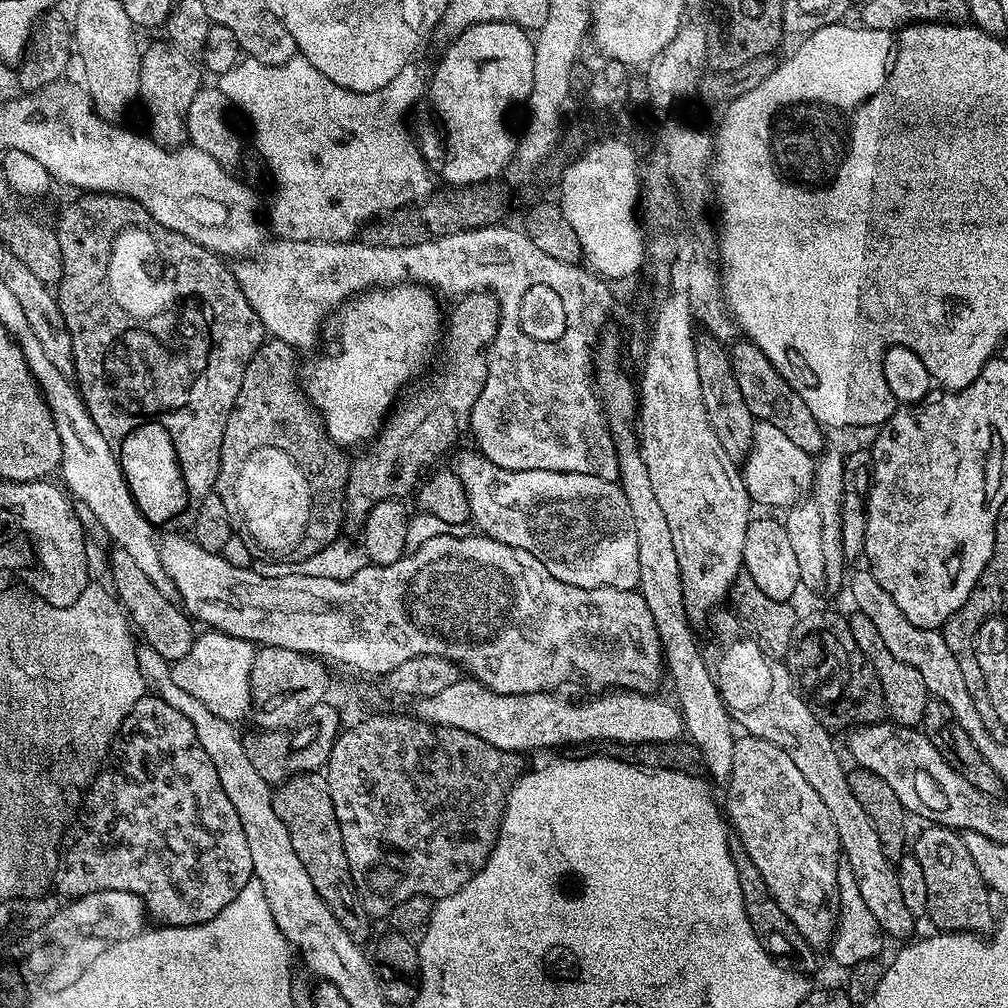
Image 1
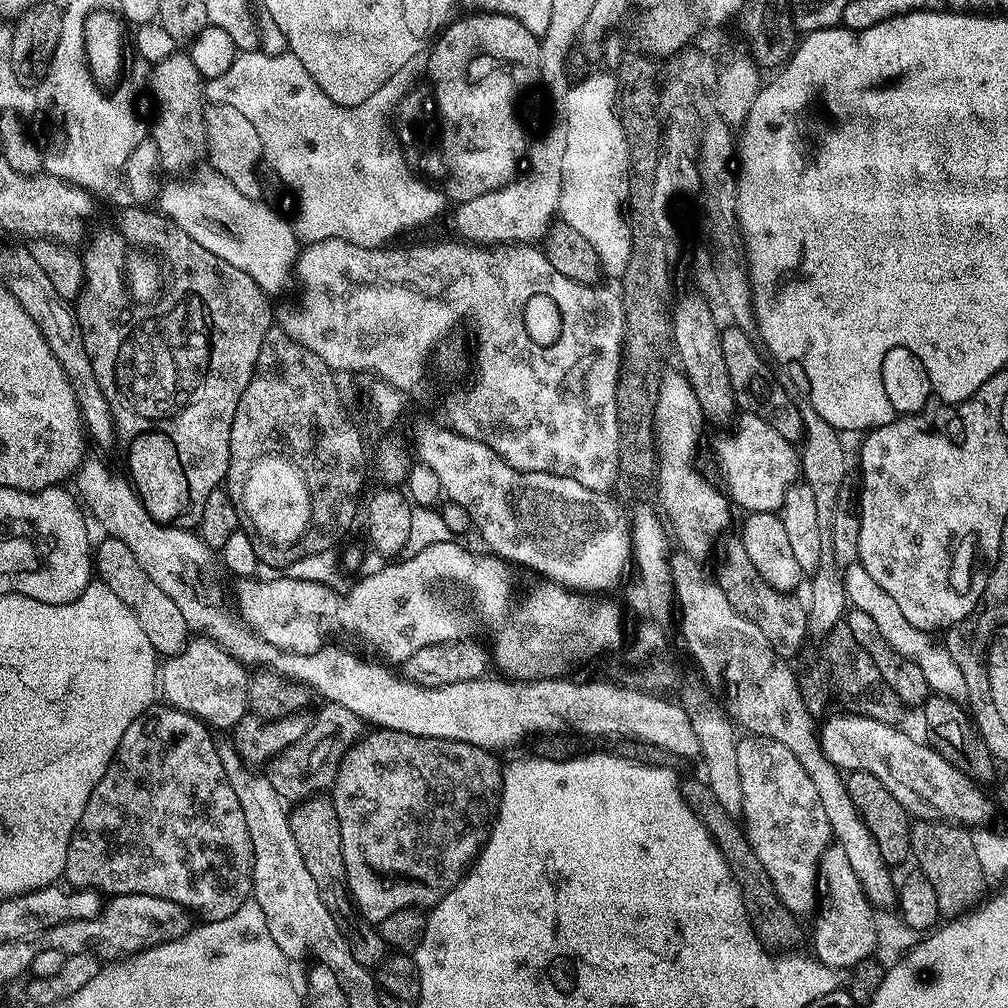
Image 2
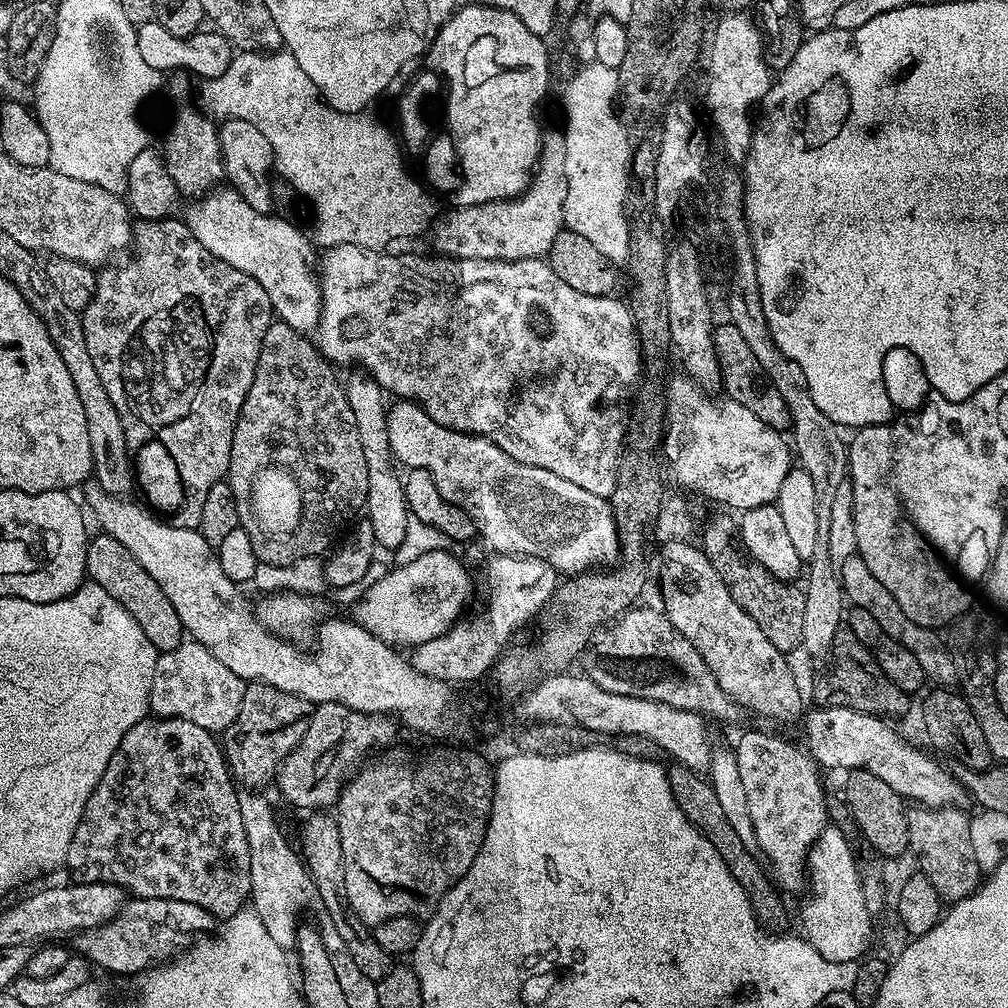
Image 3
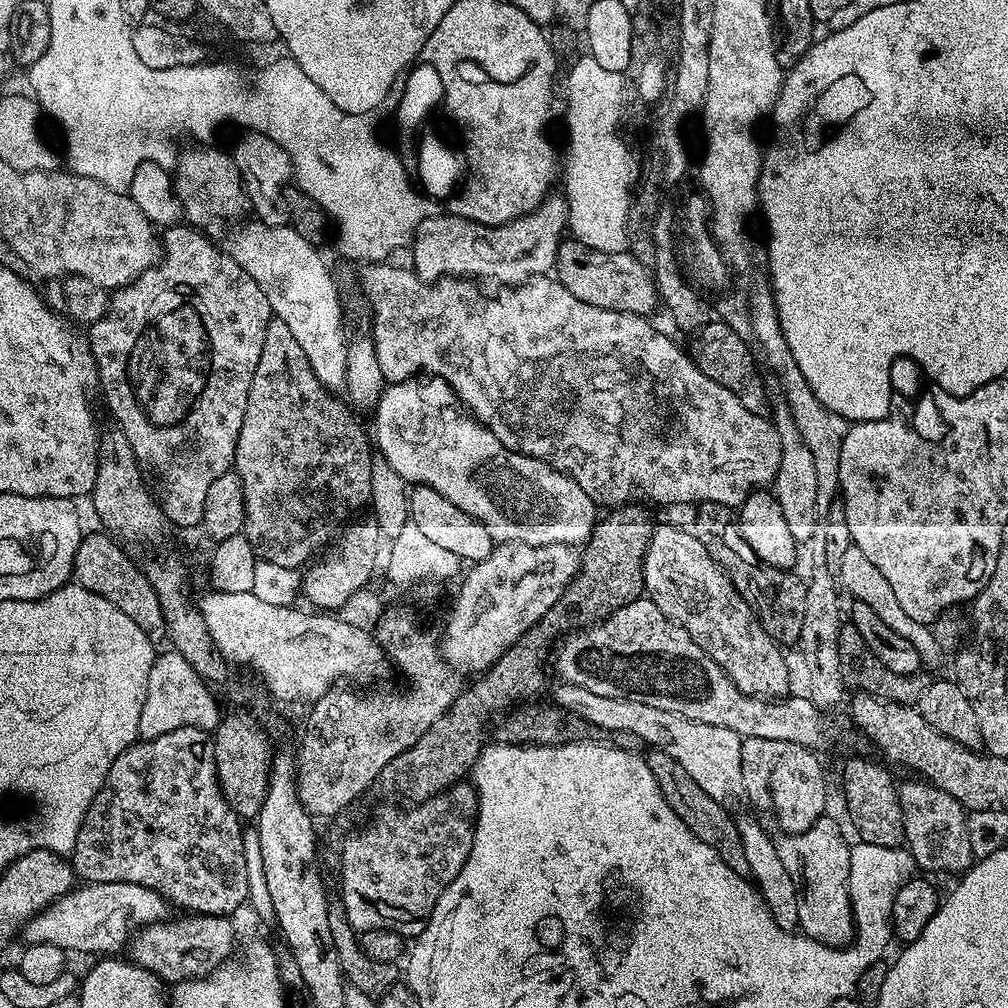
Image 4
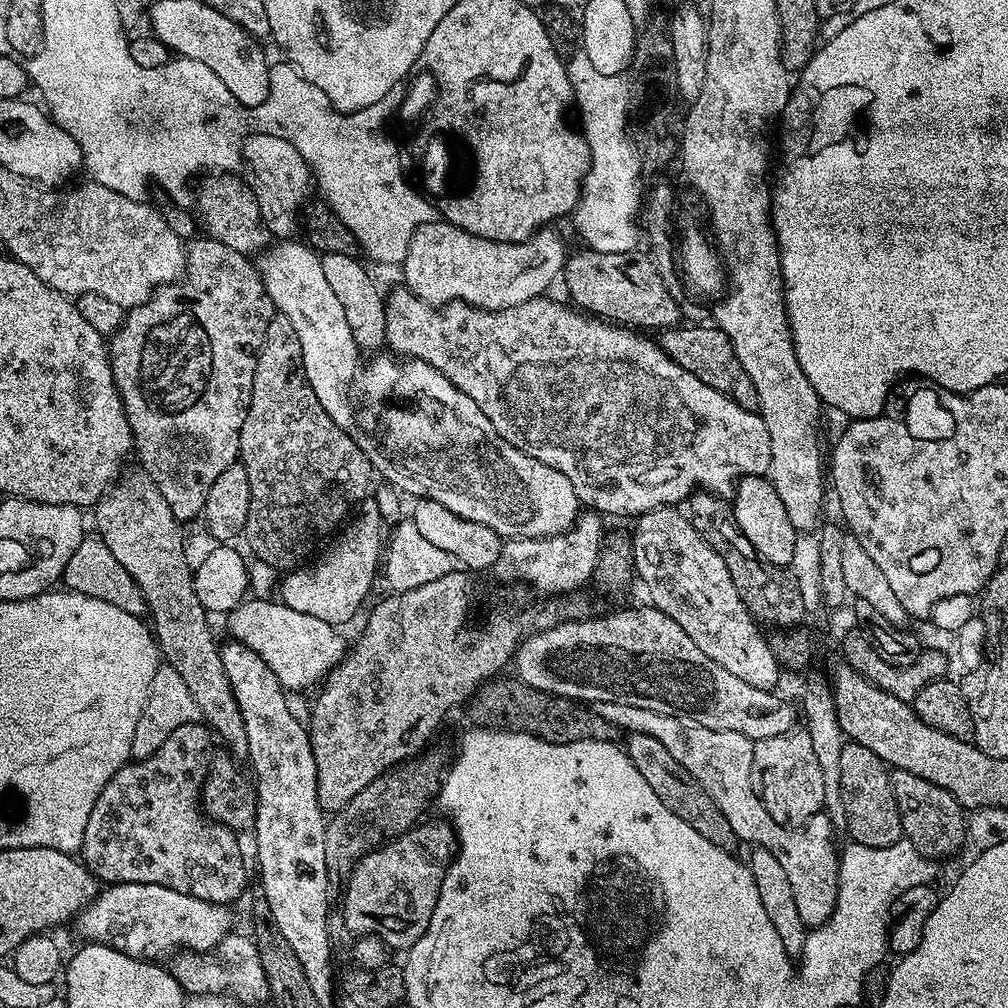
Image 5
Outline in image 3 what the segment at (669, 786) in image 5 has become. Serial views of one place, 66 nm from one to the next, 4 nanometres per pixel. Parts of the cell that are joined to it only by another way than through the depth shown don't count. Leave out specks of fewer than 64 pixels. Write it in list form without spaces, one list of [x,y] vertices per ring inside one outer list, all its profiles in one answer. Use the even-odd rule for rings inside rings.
[[[673,763],[671,767],[667,769],[668,781],[678,806],[688,815],[688,820],[693,826],[716,847],[722,862],[726,862],[726,866],[734,874],[738,886],[742,886],[742,890],[746,890],[746,898],[750,898],[756,921],[759,922],[761,928],[787,929],[784,927],[788,924],[788,912],[776,894],[778,890],[773,879],[766,871],[765,865],[750,850],[746,850],[746,846],[742,846],[742,841],[738,838],[737,832],[730,826],[730,822],[726,822],[726,814],[714,794],[711,783],[701,773],[693,772],[684,764]]]

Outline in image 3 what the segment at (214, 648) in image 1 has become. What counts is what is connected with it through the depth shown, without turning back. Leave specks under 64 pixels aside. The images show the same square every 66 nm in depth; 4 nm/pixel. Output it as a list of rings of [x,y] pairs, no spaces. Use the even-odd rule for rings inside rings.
[[[185,642],[156,657],[148,707],[156,718],[192,720],[213,734],[223,734],[234,723],[244,701],[246,681],[219,661],[204,644]]]

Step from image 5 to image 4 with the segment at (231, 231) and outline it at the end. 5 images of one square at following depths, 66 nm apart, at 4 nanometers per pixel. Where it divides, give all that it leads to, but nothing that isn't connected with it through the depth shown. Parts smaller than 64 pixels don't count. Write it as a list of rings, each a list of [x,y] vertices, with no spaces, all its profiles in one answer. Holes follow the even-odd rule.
[[[196,146],[193,152],[183,153],[172,177],[185,221],[191,227],[214,236],[225,226],[226,220],[243,219],[242,216],[251,211],[251,204],[231,155],[227,151],[206,147],[210,146]]]

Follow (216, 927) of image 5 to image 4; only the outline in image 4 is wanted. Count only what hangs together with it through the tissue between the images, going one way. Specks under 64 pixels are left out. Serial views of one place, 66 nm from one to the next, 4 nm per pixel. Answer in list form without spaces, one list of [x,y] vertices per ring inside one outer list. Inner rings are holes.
[[[102,882],[101,884],[81,883],[73,887],[62,898],[58,898],[49,908],[44,908],[34,918],[30,918],[22,929],[22,940],[25,945],[53,944],[63,948],[65,953],[100,952],[96,954],[116,954],[129,943],[130,937],[153,920],[163,920],[169,915],[169,901],[146,886],[130,882]]]

